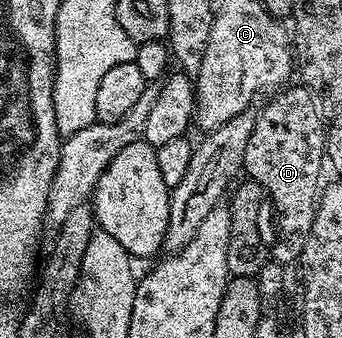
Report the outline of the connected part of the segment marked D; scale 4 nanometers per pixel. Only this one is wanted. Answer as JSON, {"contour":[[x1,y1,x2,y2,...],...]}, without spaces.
{"contour":[[303,85,281,90,264,108,259,108,250,145,246,145,244,171,247,178,258,181,267,198,276,206,280,218,280,240,270,247,270,255,285,265,300,258,300,249,307,239,316,216,320,174,326,171,324,157,324,114,315,95]]}

